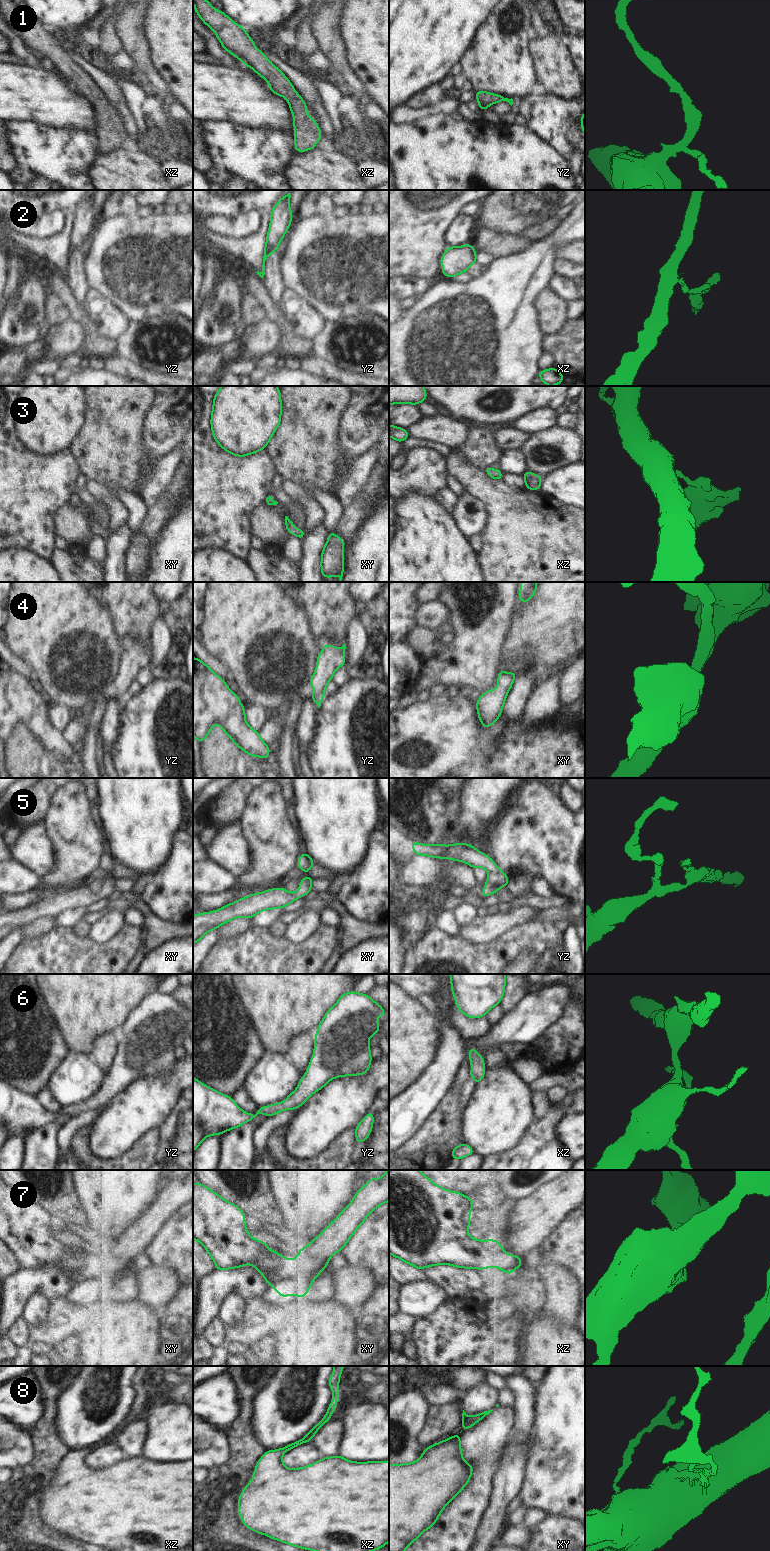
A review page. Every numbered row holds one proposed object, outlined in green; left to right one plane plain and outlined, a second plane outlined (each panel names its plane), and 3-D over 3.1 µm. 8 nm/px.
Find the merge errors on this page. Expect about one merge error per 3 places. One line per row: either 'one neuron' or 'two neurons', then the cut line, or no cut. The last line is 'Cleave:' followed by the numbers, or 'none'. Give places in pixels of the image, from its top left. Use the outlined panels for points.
1: one neuron; no cut
2: two neurons; cut in yz along (263, 256), (265, 260)
3: one neuron; no cut
4: one neuron; no cut
5: one neuron; no cut
6: one neuron; no cut
7: one neuron; no cut
8: one neuron; no cut
Cleave: 2

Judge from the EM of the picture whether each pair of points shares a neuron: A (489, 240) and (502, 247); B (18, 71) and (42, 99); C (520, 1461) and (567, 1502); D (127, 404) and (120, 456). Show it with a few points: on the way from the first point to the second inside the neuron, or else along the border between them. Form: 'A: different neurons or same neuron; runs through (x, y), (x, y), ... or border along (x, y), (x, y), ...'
A: same neuron; runs through (492, 241), (499, 244)
B: same neuron; runs through (21, 78), (35, 92)
C: different neurons; border along (533, 1444), (528, 1459), (527, 1477), (522, 1490)
D: same neuron; runs through (120, 417), (120, 443)

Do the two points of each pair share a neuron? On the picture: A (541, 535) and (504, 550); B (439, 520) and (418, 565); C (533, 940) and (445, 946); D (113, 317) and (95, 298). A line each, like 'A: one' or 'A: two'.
A: one
B: one
C: one
D: one

